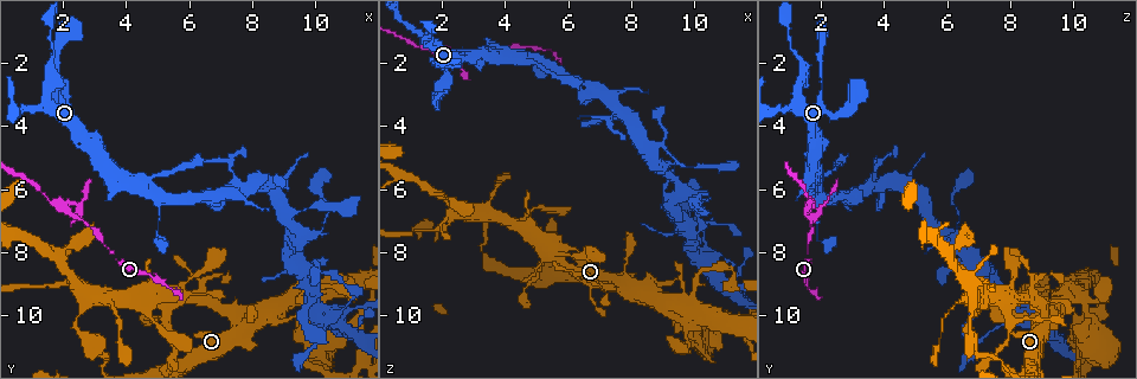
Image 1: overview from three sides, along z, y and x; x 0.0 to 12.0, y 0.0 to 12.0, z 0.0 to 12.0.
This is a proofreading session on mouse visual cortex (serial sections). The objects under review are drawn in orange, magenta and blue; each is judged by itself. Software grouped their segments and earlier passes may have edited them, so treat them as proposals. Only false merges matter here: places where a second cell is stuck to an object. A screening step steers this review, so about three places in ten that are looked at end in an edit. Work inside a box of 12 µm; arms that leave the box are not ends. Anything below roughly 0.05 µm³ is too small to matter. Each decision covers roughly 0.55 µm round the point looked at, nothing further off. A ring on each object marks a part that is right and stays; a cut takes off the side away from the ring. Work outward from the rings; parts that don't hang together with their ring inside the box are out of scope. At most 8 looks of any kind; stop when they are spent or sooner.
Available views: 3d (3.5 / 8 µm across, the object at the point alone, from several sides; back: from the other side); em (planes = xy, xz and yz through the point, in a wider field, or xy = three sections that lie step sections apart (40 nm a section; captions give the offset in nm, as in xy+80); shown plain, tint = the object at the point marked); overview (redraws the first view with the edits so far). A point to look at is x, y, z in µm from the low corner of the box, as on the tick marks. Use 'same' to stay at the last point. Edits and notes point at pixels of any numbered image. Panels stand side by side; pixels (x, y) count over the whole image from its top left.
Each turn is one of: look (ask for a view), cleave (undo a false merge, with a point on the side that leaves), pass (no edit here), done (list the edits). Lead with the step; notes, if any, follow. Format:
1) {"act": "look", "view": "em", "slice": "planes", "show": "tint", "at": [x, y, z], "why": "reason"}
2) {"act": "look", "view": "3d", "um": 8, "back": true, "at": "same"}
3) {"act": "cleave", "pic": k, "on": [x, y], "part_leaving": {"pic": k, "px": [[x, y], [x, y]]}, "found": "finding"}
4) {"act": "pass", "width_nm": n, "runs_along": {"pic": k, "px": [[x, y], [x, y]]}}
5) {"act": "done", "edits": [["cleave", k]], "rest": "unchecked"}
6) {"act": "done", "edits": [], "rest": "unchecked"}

{"act": "look", "view": "3d", "um": 3.5, "at": [2.7, 4.4, 1.8], "why": "abrupt turn"}

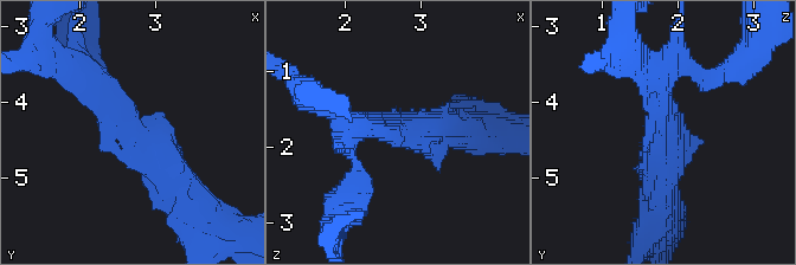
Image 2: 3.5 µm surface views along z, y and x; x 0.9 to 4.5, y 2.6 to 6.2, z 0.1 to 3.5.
{"act": "look", "view": "em", "slice": "xy", "step": 1, "show": "plain", "at": [2.75, 4.35, 1.75]}

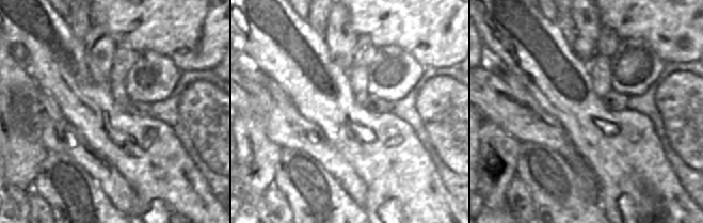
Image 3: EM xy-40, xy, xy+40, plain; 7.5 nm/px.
{"act": "look", "view": "em", "slice": "xy", "step": 1, "show": "tint", "at": "same"}

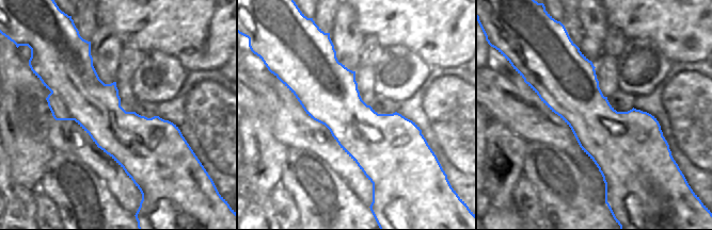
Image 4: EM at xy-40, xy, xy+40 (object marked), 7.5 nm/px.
{"act": "pass", "runs_along": {"pic": 2, "px": [[82, 73], [159, 156], [184, 196]]}, "found": "one cell here"}

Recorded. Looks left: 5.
{"act": "look", "view": "3d", "um": 3.5, "at": [2.5, 6.8, 1.6], "why": "arms part here"}

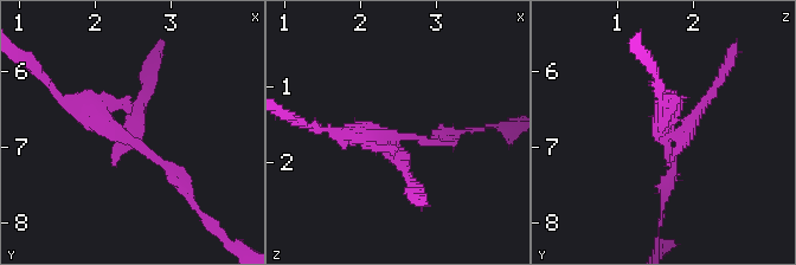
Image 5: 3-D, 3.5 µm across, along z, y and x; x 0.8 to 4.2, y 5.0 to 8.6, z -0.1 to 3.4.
{"act": "look", "view": "em", "slice": "xy", "step": 2, "show": "tint", "at": [2.40, 6.90, 1.70], "why": "shape alone is not enough"}

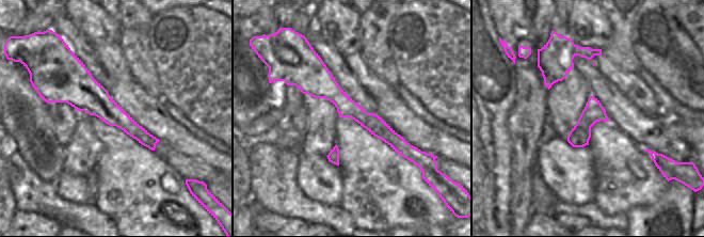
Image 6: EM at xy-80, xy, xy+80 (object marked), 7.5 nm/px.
{"act": "look", "view": "em", "slice": "xy", "step": 1, "show": "tint", "at": "same", "why": "cut it another way"}

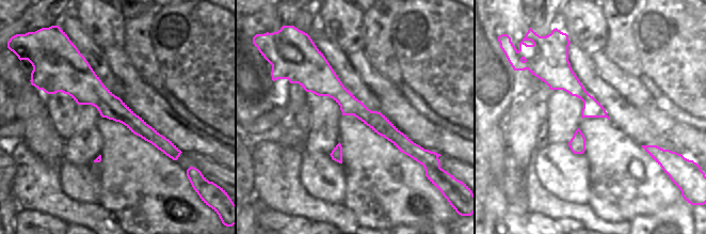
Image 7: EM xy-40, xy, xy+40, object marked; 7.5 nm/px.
{"act": "cleave", "pic": 5, "on": [705, 99], "found": "two cells meet here"}

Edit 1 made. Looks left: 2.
{"act": "done", "edits": [["cleave", 5]], "rest": "unchecked"}

